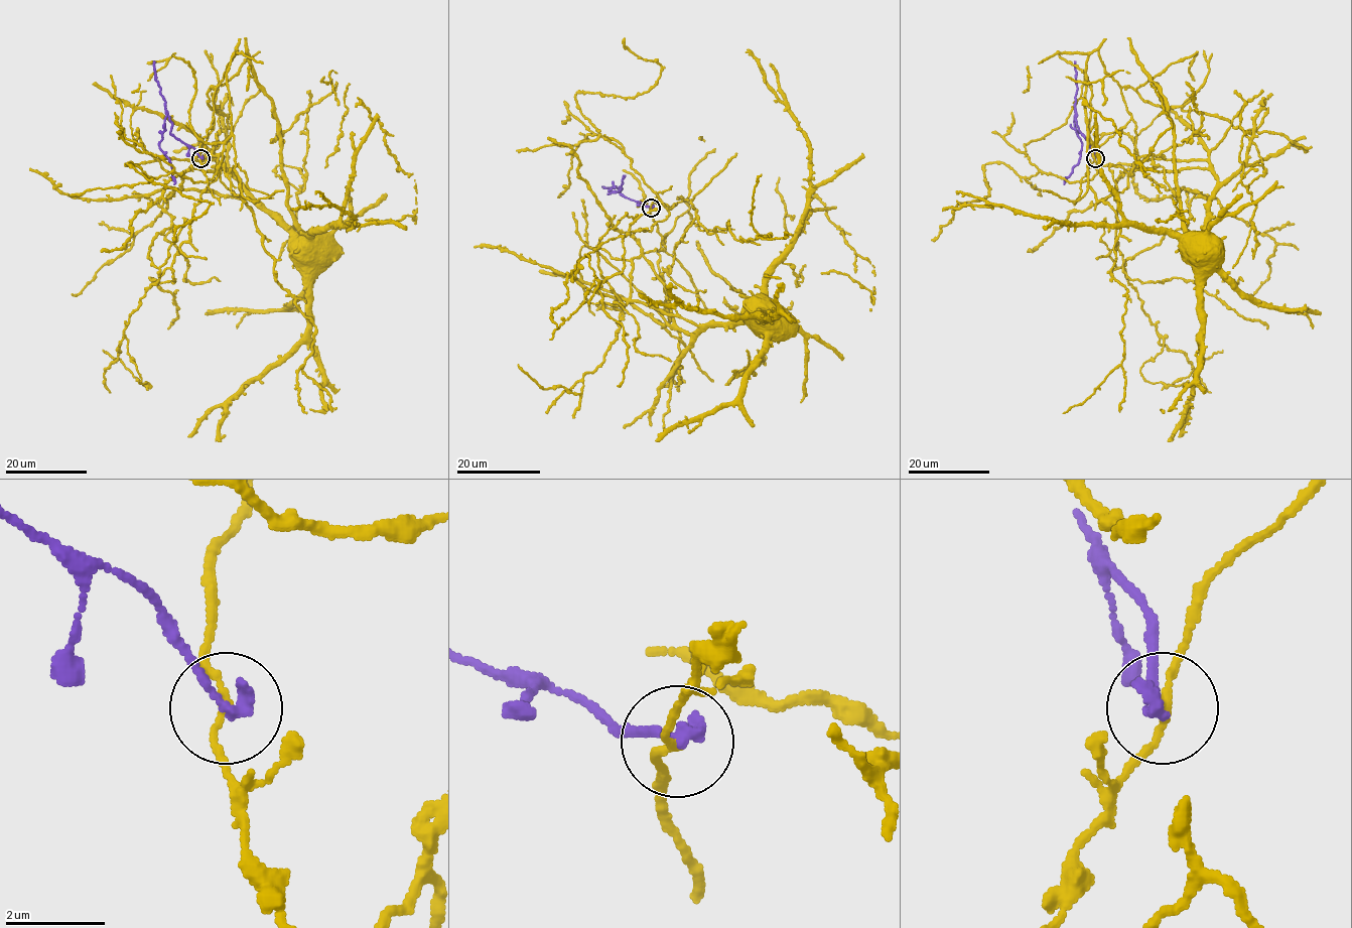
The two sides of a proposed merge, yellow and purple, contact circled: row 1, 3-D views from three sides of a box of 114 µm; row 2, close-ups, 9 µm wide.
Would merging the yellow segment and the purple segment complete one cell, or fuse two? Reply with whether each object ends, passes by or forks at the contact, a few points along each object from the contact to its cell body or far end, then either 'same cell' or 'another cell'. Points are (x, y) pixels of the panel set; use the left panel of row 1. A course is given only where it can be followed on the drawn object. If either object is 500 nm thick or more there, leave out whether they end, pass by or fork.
yellow passes by | purple ends | yellow via (200, 157), (199, 145), (213, 119), (206, 147), (194, 158), (191, 167), (205, 171), (226, 168), (315, 250) | purple via (200, 157), (191, 146), (170, 132), (172, 122), (167, 114), (159, 148), (170, 162), (174, 183) | another cell

